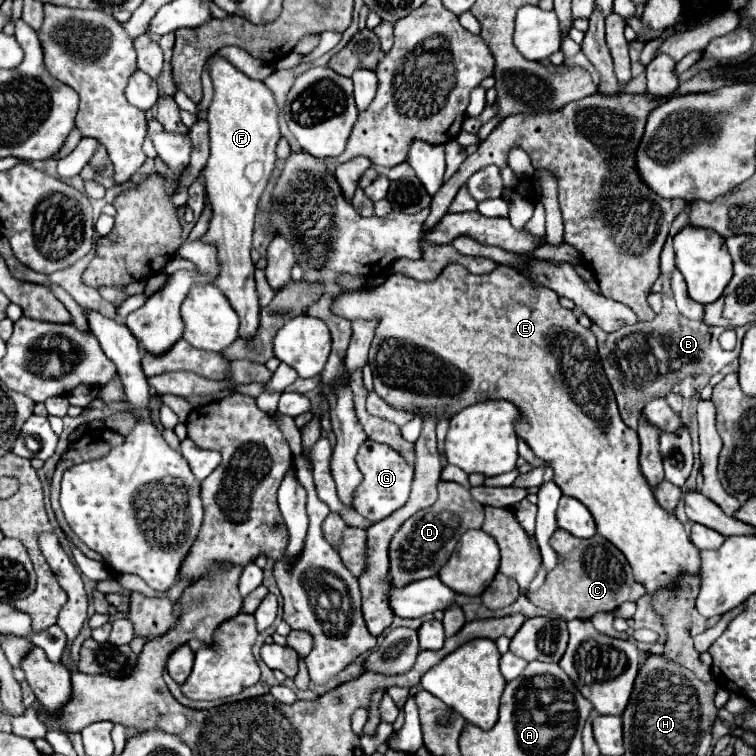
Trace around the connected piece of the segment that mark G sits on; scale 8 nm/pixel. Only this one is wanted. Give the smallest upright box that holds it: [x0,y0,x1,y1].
[352,440,414,522]

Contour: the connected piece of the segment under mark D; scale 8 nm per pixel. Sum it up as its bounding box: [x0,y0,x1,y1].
[390,480,484,588]

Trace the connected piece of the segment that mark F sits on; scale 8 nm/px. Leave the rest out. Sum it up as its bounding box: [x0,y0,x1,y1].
[202,54,280,338]

